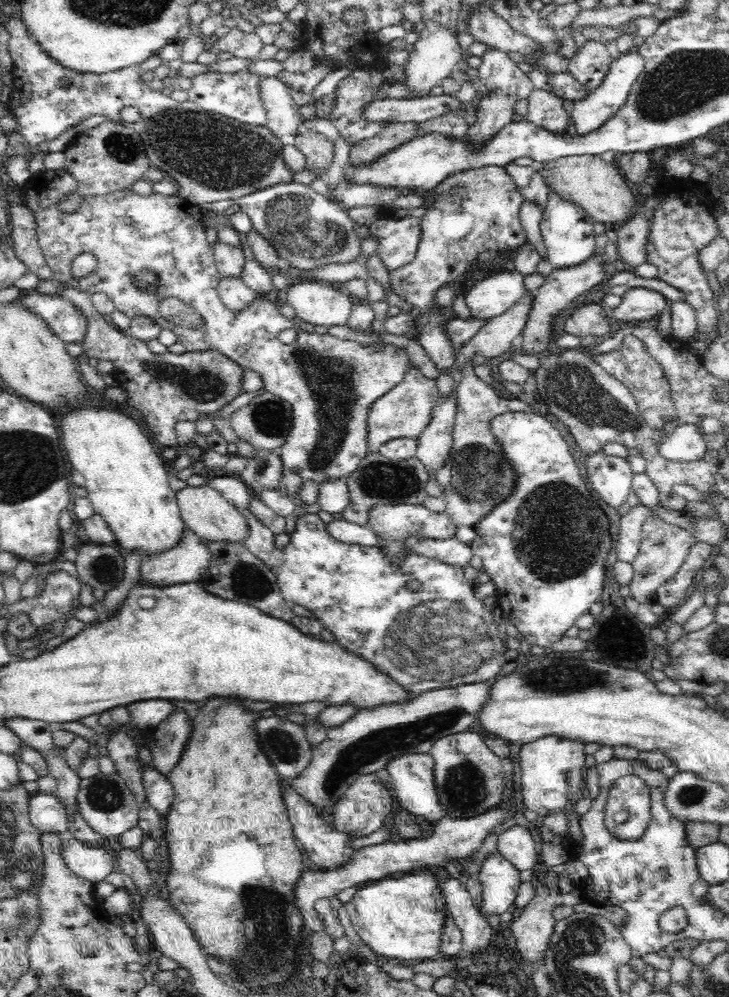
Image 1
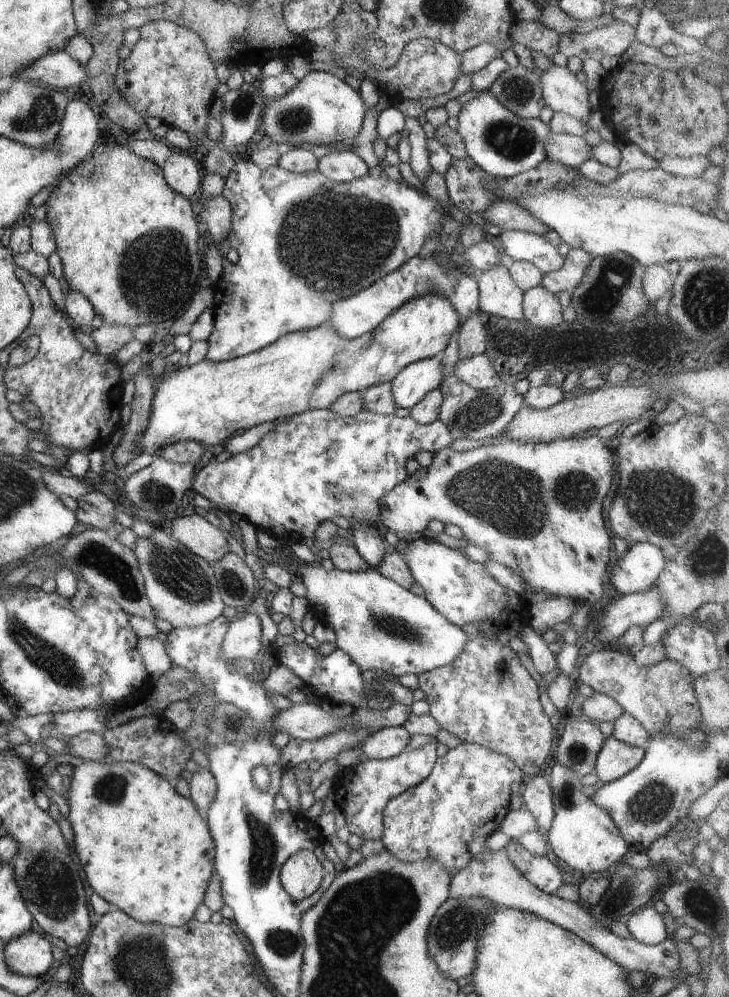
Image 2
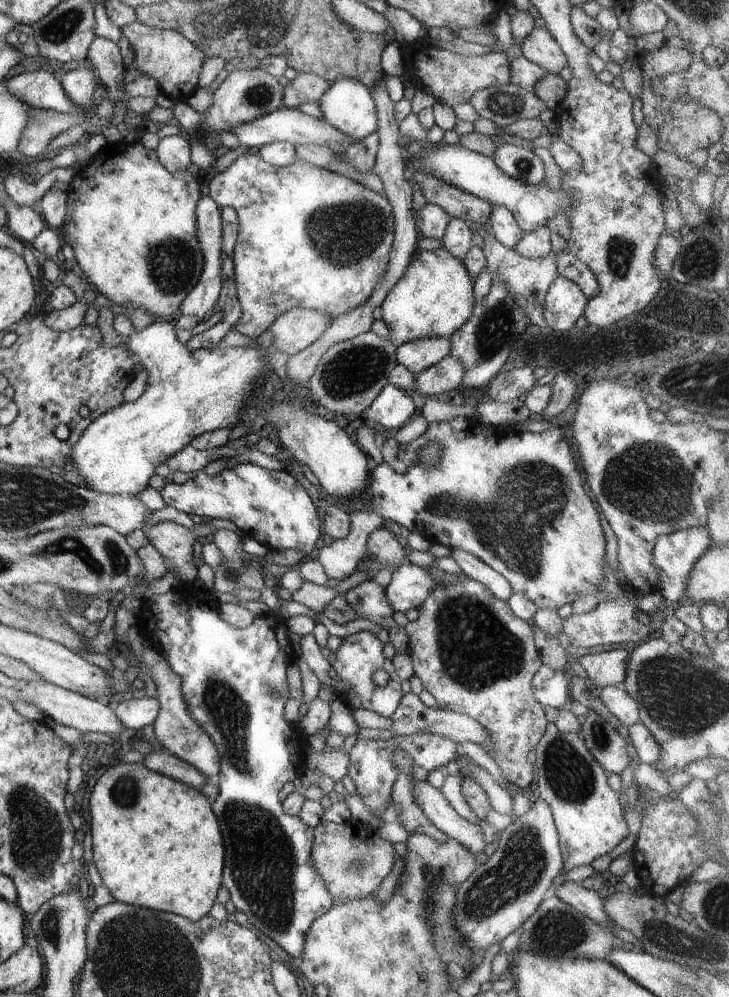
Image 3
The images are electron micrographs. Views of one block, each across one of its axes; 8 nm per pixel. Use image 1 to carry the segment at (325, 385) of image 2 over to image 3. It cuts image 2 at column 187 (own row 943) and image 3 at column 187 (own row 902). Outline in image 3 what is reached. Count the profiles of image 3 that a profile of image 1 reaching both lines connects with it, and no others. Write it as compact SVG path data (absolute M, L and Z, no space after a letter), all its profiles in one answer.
M160 319L144 330L135 330L126 342L128 350L139 358L147 372L145 389L137 400L124 402L104 413L84 430L72 449L72 464L68 468L84 476L87 486L93 491L134 496L148 486L148 480L155 474L157 464L164 464L168 458L190 445L197 436L226 427L232 429L242 423L246 399L255 388L261 386L258 380L262 372L271 369L271 362L262 349L252 345L225 349L189 349L176 339L174 322Z

